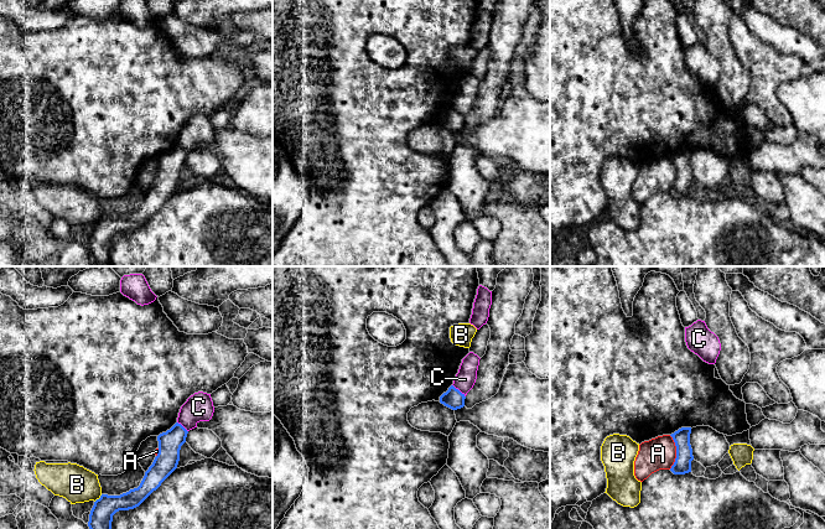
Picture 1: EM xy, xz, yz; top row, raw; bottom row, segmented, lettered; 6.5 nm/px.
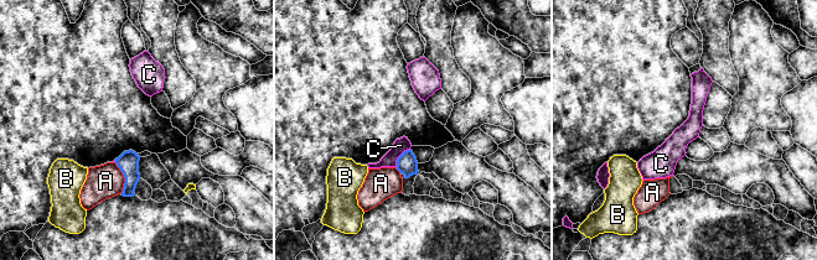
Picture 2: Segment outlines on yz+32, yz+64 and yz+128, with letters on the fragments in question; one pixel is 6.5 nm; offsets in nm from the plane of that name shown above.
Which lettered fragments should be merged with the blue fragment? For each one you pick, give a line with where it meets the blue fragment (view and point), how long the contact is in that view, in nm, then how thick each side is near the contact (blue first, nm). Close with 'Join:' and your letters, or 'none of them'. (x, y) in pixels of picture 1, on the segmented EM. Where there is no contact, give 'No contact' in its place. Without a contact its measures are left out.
C: Touches blue at xz (458, 390). Shared border 120 nm. Thickness 130 nm (blue) against 140 nm
Join: C

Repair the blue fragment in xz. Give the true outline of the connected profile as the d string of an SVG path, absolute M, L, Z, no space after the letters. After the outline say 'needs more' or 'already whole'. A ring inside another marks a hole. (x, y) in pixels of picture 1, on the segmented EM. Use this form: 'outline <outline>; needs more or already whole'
outline M469 352L460 365L458 373L455 377L453 384L446 393L440 396L440 403L445 406L457 410L465 406L467 393L473 388L477 379L479 357Z; needs more

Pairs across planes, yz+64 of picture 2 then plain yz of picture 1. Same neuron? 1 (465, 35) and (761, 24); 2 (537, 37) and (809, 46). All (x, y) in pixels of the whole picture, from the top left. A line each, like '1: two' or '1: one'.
1: two
2: two

